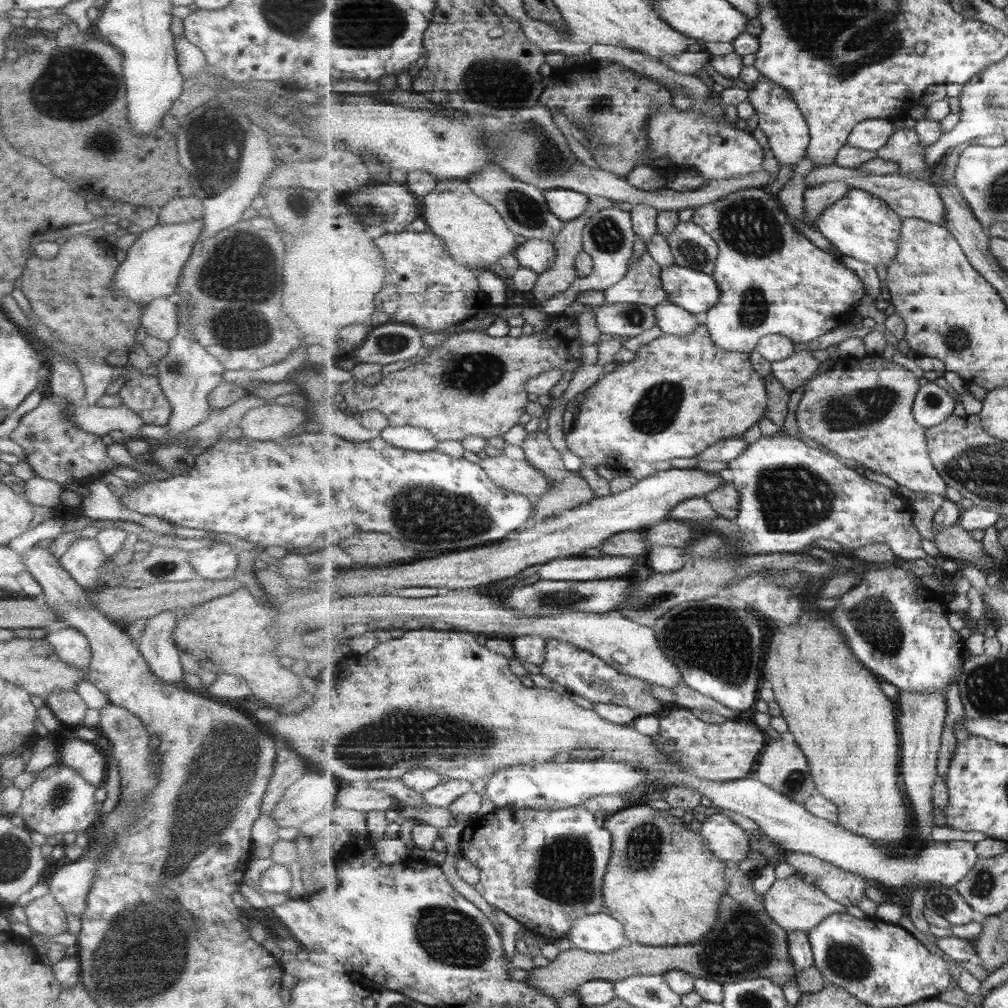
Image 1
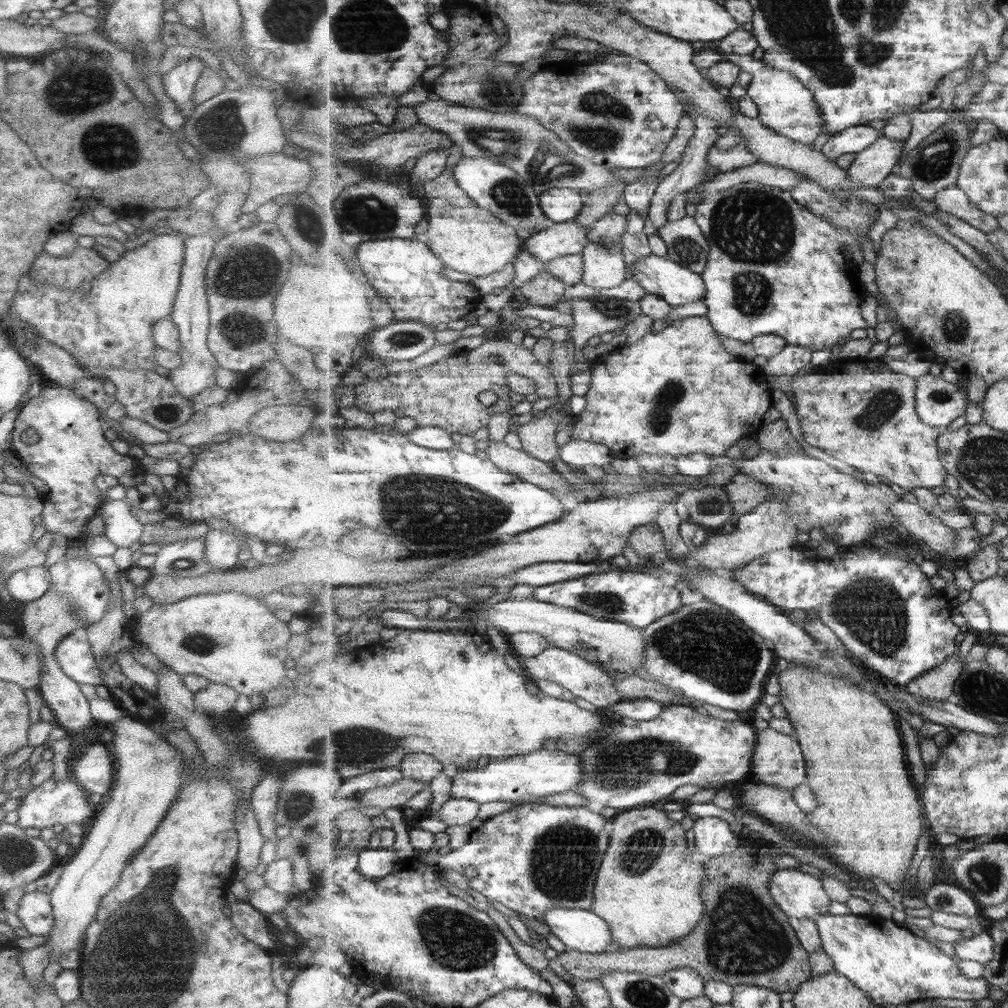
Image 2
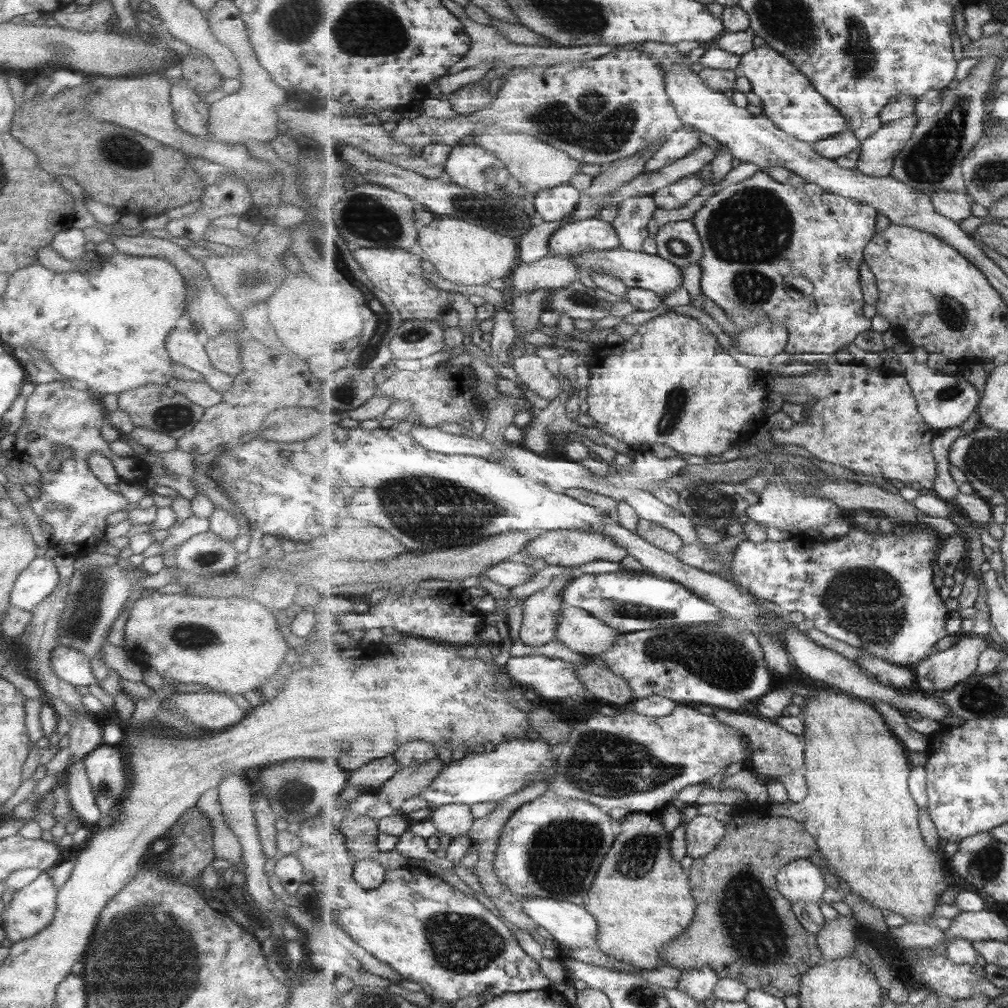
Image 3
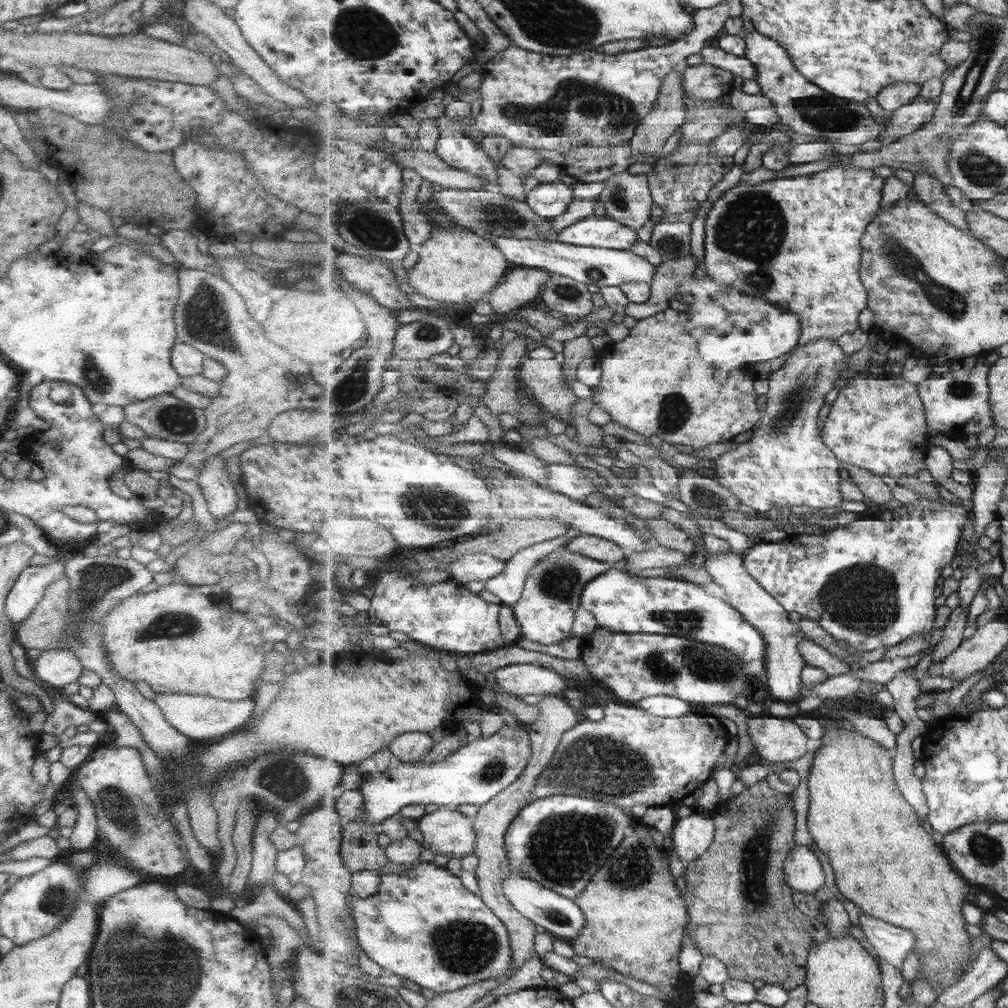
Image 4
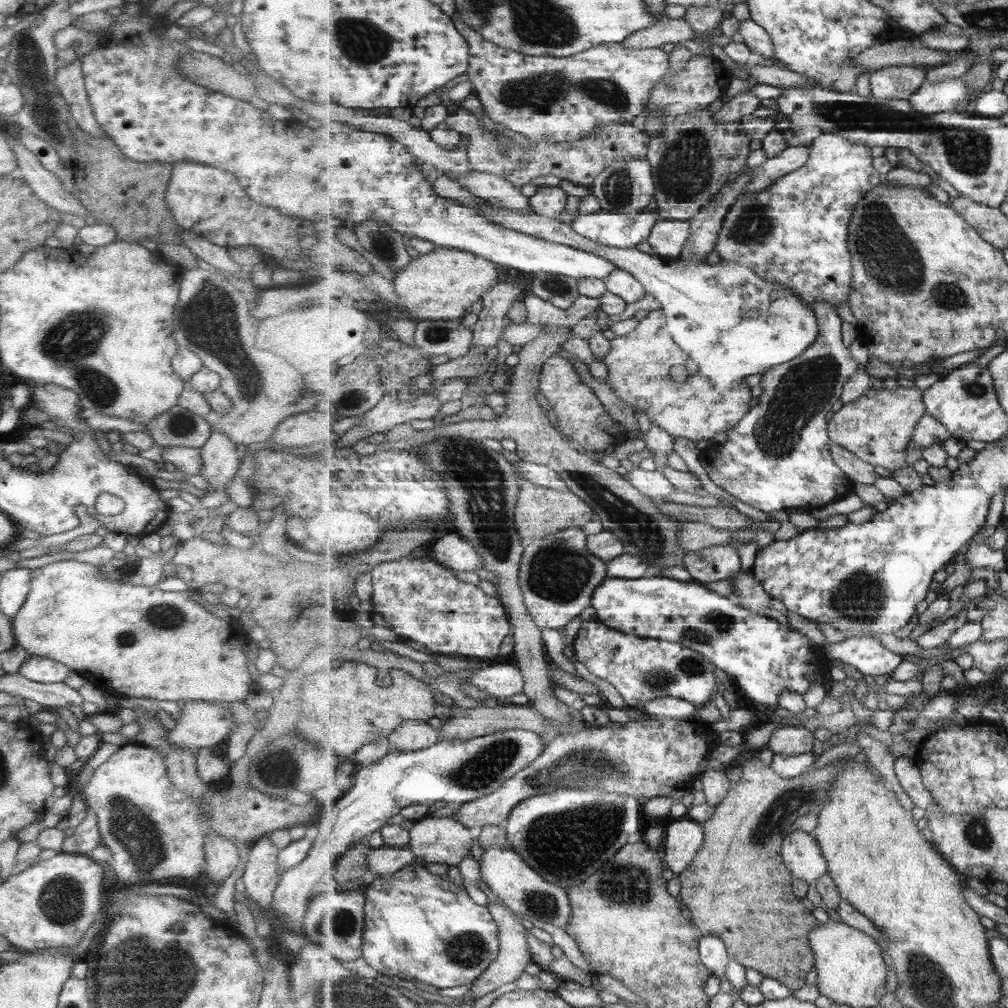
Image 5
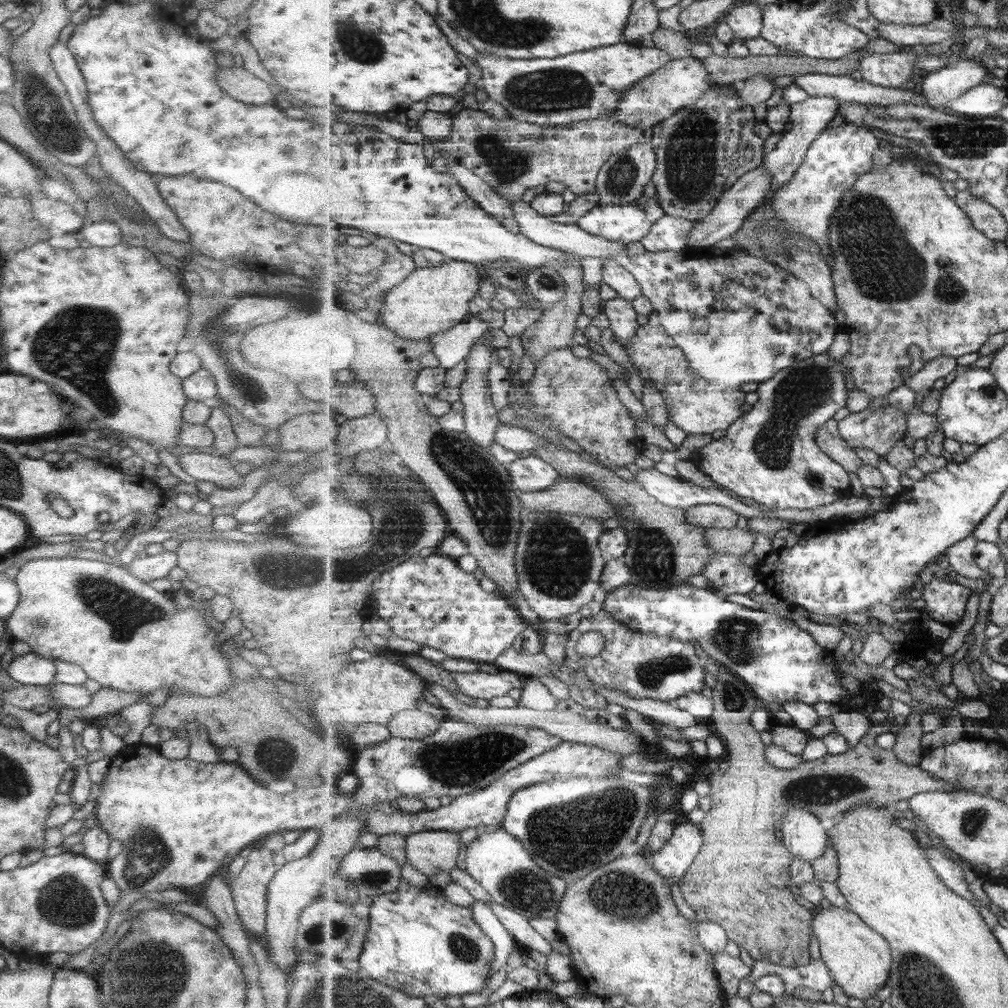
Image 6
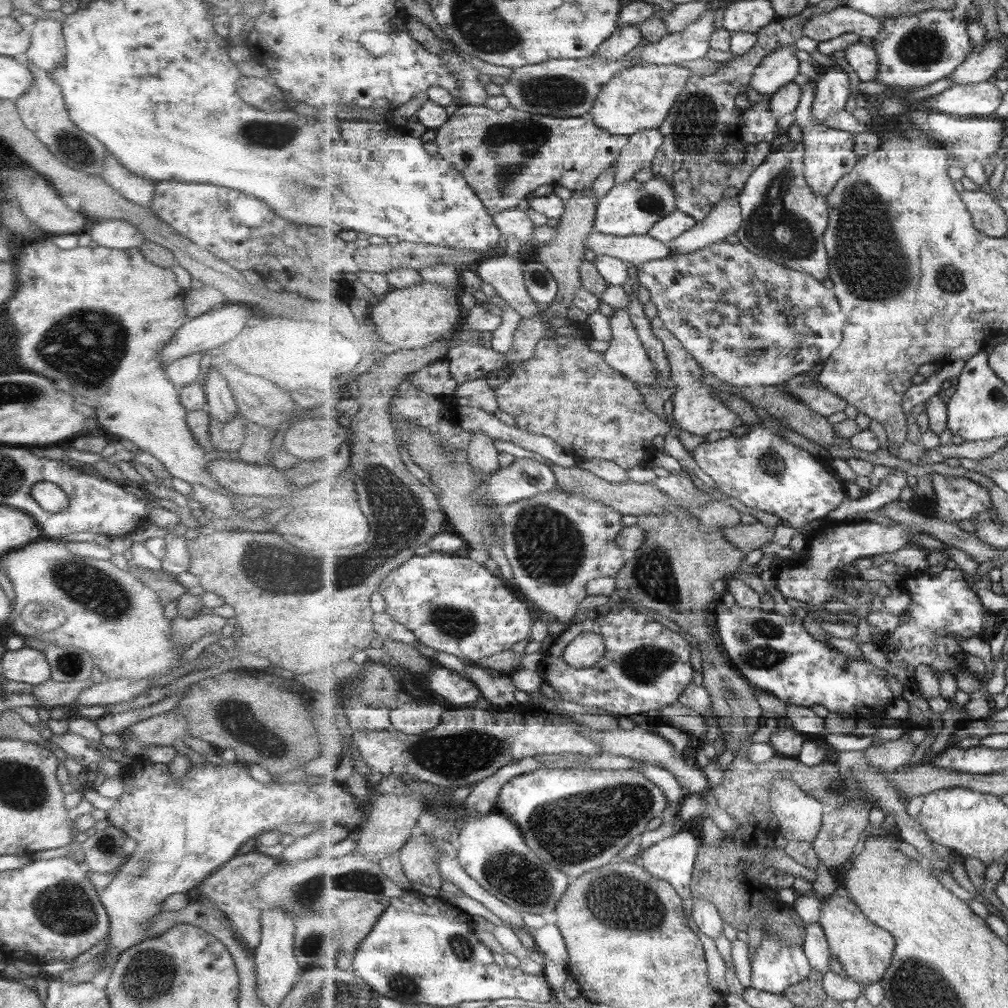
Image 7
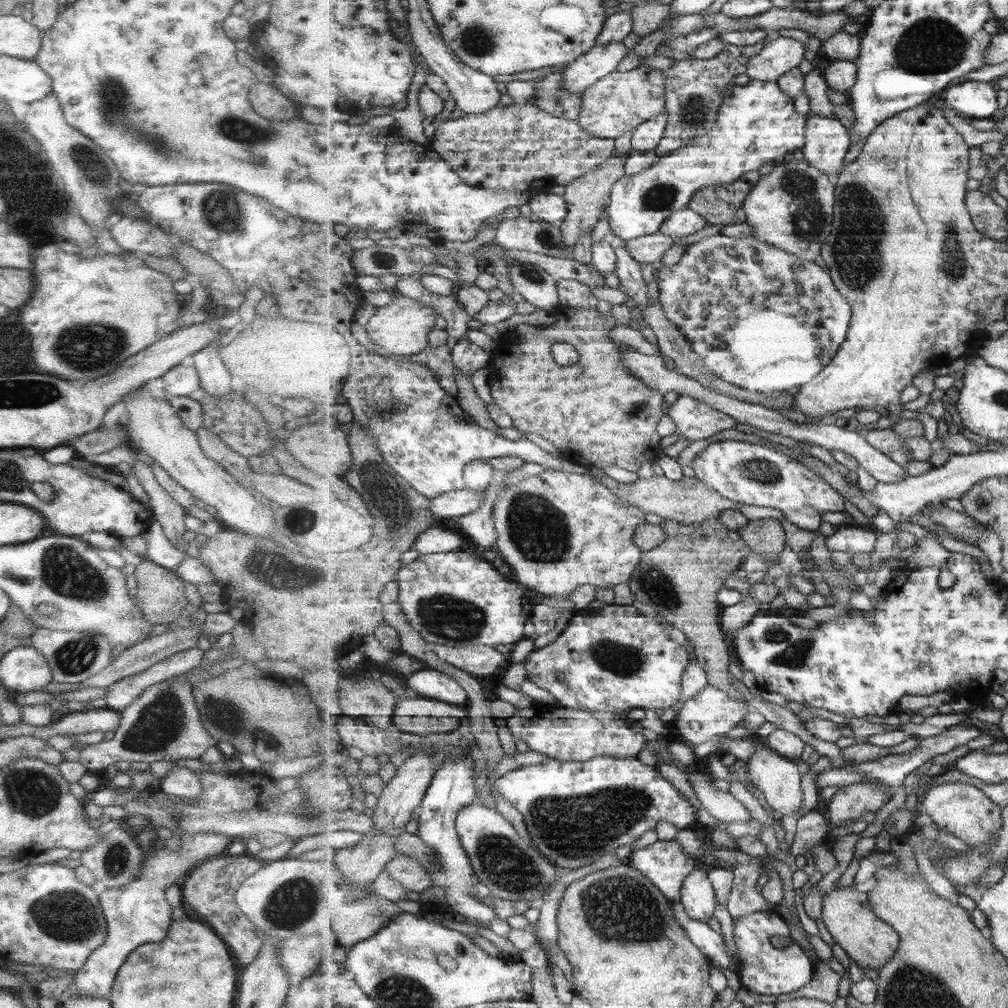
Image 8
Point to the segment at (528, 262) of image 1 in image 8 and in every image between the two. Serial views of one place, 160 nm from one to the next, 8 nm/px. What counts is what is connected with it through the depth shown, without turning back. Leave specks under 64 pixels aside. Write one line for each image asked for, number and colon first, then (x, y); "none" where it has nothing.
2: (561, 239)
3: (592, 234)
4: (597, 232)
5: (609, 229)
6: (624, 223)
7: (630, 209)
8: (758, 124)

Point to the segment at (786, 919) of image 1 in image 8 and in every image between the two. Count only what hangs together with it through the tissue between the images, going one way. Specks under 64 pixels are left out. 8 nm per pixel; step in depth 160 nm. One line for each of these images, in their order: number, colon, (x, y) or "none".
2: (801, 895)
3: (802, 880)
4: (804, 873)
5: (802, 853)
6: (806, 835)
7: (800, 817)
8: (777, 778)

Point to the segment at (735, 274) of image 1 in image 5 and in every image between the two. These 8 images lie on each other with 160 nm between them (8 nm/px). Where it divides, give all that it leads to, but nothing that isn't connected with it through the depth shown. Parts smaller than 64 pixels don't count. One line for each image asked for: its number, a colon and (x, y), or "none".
2: (775, 268)
3: (771, 250)
4: (796, 242)
5: (795, 233)

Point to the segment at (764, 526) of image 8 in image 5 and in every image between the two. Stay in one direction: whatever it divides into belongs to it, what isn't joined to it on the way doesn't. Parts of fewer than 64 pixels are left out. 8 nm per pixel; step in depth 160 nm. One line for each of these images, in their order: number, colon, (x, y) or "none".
5: (693, 536)
6: (736, 541)
7: (746, 537)

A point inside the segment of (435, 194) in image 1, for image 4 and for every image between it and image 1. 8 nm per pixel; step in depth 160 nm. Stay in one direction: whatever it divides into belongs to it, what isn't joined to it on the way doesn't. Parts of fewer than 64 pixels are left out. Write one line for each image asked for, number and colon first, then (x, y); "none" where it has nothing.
2: (467, 237)
3: (467, 255)
4: (456, 266)

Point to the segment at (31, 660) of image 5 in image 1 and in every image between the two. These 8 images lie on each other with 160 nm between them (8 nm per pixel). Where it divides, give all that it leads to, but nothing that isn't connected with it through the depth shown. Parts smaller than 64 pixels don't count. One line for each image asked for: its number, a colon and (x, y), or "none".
1: (69, 645)
2: (74, 657)
3: (70, 665)
4: (56, 667)

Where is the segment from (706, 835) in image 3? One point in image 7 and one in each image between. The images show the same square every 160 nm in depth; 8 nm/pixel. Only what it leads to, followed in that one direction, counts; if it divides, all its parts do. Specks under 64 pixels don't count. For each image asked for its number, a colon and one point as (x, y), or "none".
4: (692, 836)
5: (684, 837)
6: (675, 858)
7: (674, 859)

